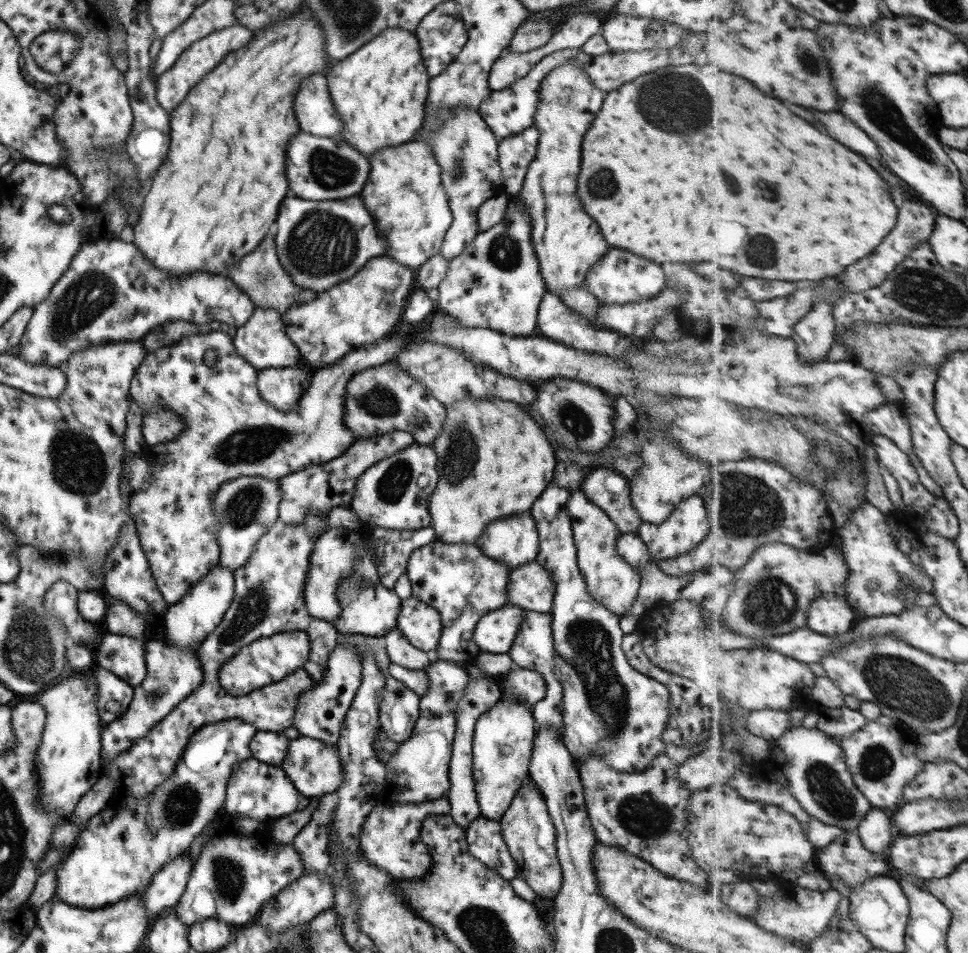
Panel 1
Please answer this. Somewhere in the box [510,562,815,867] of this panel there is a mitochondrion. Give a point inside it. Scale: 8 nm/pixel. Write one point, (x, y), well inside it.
(589, 644)

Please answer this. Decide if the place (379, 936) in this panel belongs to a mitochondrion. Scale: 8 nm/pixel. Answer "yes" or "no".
no

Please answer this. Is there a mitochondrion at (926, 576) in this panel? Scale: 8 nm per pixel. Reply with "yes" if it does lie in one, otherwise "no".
no

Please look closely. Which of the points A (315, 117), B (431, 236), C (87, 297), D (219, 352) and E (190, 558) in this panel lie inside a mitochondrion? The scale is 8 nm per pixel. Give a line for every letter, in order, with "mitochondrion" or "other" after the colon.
A: other
B: other
C: mitochondrion
D: other
E: other

